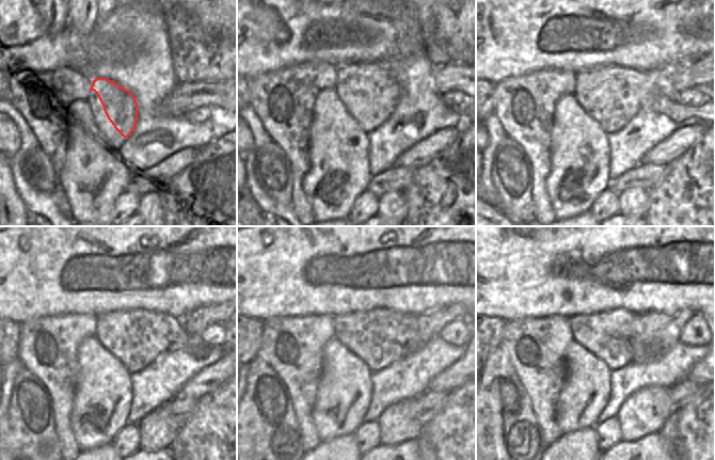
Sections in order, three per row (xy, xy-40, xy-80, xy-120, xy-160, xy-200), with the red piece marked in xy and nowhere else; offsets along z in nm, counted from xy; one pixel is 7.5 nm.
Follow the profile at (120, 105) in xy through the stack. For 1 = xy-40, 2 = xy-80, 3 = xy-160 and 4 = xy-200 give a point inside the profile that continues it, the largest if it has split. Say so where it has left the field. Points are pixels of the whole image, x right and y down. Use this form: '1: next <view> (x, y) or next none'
1: next xy-40 (369, 92)
2: next xy-80 (612, 95)
3: next xy-160 (380, 336)
4: next xy-200 (607, 335)

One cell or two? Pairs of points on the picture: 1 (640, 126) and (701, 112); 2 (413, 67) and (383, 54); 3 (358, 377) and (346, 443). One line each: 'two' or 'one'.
1: two
2: two
3: two

